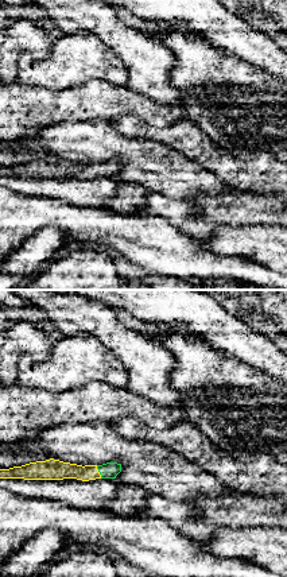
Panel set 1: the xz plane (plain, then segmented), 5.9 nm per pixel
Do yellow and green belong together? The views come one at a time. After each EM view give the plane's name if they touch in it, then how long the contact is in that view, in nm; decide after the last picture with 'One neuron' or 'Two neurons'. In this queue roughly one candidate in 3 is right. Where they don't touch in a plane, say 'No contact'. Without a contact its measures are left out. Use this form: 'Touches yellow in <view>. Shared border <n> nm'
Touches yellow in xz. Shared border 90 nm

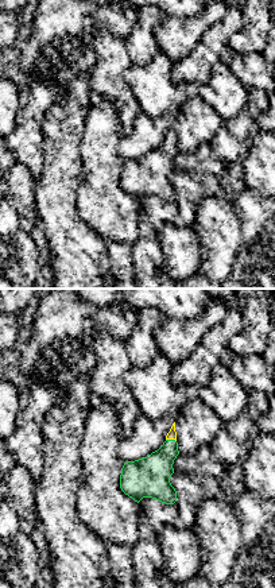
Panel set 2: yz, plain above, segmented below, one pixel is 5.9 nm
Touches yellow in yz. Shared border 70 nm

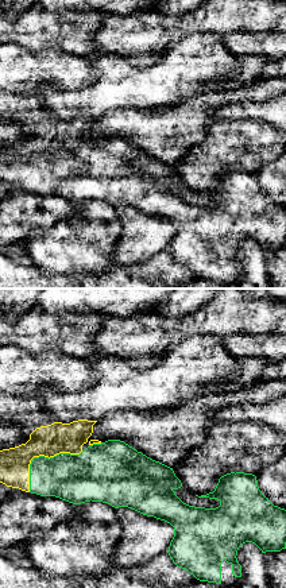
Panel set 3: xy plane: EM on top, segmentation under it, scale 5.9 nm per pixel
Touches yellow in xy. Shared border 400 nm

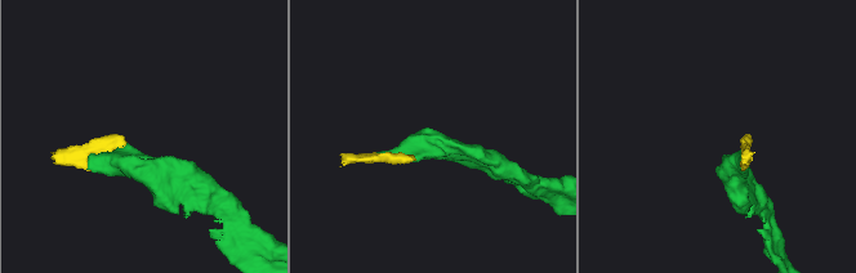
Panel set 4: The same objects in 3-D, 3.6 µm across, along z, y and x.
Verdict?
One neuron

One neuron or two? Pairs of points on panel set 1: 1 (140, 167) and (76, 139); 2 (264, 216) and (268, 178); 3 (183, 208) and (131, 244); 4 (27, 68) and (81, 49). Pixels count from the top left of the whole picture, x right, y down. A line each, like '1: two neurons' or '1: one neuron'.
1: one neuron
2: two neurons
3: two neurons
4: one neuron

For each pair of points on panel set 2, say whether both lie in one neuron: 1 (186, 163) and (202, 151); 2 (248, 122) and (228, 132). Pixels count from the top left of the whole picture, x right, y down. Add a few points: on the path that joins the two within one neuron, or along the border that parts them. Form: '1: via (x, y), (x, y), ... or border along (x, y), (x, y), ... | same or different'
1: via (190, 161), (198, 155) | same
2: via (243, 126), (233, 132) | same

